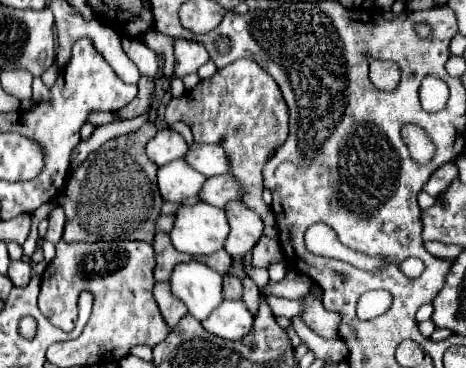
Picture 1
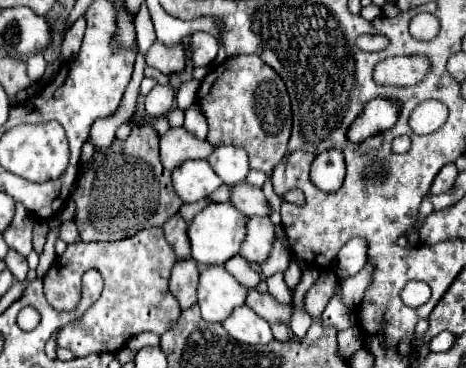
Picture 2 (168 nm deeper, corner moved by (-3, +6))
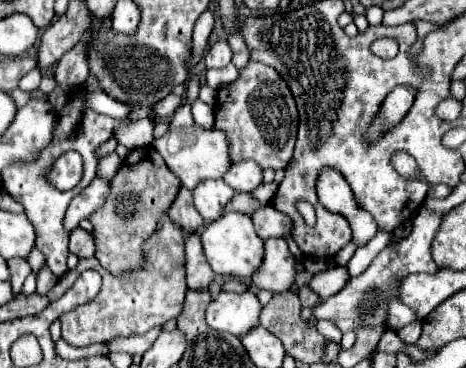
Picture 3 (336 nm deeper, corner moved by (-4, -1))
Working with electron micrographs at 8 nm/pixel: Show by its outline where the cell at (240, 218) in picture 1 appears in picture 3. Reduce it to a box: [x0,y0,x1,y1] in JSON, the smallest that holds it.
[252,238,296,294]

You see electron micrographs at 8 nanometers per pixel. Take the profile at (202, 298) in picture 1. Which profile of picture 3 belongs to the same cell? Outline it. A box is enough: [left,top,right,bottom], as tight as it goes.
[206,290,262,336]

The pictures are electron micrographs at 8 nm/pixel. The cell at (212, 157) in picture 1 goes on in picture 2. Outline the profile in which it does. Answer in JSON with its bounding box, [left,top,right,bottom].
[207,145,249,185]

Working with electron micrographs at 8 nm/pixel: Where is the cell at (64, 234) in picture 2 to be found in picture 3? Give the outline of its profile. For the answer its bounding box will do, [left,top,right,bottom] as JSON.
[70,228,96,258]

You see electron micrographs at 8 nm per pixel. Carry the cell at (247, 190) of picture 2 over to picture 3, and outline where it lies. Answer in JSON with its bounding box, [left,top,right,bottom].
[252,206,292,240]

